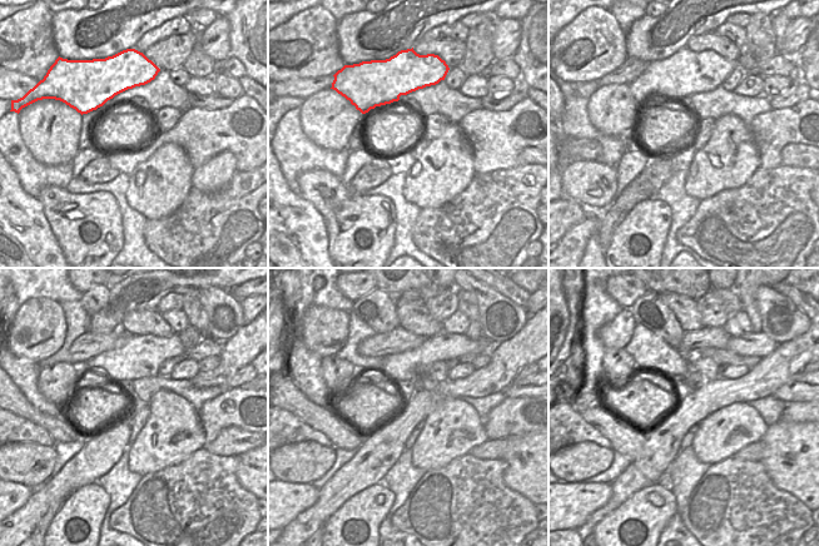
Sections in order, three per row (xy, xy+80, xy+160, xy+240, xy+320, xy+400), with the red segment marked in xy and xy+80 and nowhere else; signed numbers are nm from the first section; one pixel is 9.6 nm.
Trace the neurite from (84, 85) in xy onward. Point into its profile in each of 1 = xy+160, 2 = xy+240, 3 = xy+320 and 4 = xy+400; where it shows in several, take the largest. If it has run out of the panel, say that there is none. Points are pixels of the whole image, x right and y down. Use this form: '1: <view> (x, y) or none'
1: xy+160 (685, 73)
2: xy+240 (134, 357)
3: xy+320 (407, 366)
4: xy+400 (757, 343)

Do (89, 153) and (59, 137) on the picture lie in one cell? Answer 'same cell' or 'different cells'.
different cells

